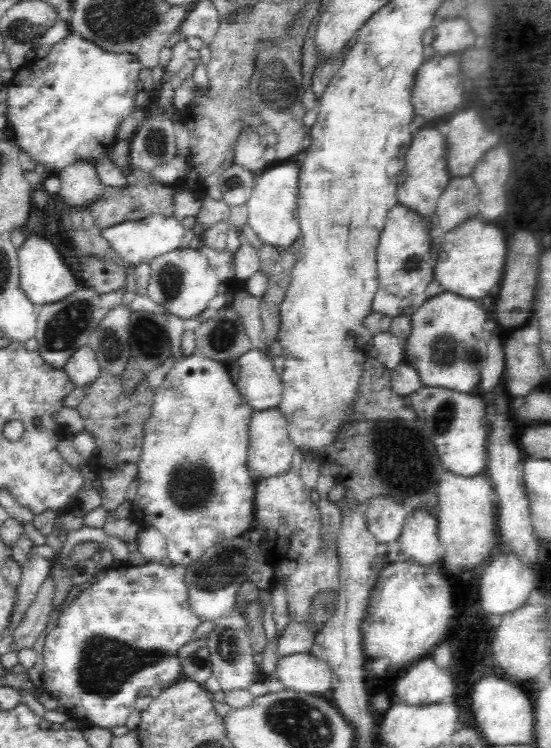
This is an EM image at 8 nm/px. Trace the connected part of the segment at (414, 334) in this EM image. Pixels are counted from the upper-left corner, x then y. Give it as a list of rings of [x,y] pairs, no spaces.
[[[442,292],[432,298],[427,298],[422,306],[415,308],[414,313],[410,316],[411,333],[404,340],[406,362],[413,366],[421,378],[421,383],[426,386],[443,386],[458,392],[470,392],[480,380],[484,358],[486,358],[486,346],[490,340],[490,332],[484,330],[484,326],[490,328],[488,314],[485,306],[480,306],[476,300],[462,298],[458,294]]]

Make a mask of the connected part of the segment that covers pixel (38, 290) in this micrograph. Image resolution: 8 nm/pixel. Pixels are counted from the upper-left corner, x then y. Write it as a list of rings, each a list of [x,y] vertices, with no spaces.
[[[34,232],[26,233],[22,244],[16,249],[16,254],[19,261],[20,287],[34,304],[58,302],[81,285],[79,275],[70,270],[58,248],[45,236]]]

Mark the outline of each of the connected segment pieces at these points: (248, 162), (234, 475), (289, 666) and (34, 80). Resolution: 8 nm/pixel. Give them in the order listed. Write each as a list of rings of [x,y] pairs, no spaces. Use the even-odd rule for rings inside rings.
[[[251,128],[242,130],[242,134],[237,138],[233,162],[255,174],[270,165],[265,159],[265,143]]]
[[[199,352],[186,354],[185,357],[174,363],[174,366],[170,368],[168,374],[164,377],[160,388],[158,388],[153,396],[152,408],[151,415],[148,417],[144,429],[143,449],[137,469],[140,486],[138,486],[136,498],[131,502],[132,517],[141,523],[142,526],[152,527],[162,534],[162,537],[166,540],[168,563],[189,567],[206,550],[210,550],[212,546],[216,546],[216,544],[229,539],[246,536],[250,529],[254,528],[254,496],[258,480],[252,479],[252,476],[250,476],[247,451],[249,445],[250,416],[254,410],[244,402],[242,395],[238,392],[237,385],[234,384],[230,377],[228,363],[206,358]]]
[[[296,653],[280,658],[274,676],[285,689],[321,695],[331,689],[333,672],[325,660],[309,653]]]
[[[69,34],[64,37],[60,42],[52,46],[52,51],[48,52],[48,56],[44,58],[38,58],[29,60],[15,71],[14,77],[7,83],[8,98],[7,98],[7,112],[6,117],[14,129],[13,140],[21,148],[22,151],[26,151],[37,164],[44,165],[48,169],[62,170],[66,166],[70,166],[74,163],[83,163],[84,161],[100,160],[104,157],[109,157],[113,144],[117,140],[116,132],[118,132],[118,126],[132,114],[132,111],[137,107],[135,100],[138,92],[138,73],[142,66],[138,61],[138,58],[134,54],[112,54],[103,50],[100,46],[89,42],[76,34]]]

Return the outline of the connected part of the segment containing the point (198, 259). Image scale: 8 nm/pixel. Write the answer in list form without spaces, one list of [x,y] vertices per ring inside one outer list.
[[[180,248],[159,254],[149,263],[151,265],[147,294],[154,302],[162,304],[167,310],[182,319],[192,319],[206,308],[206,304],[225,286],[216,277],[206,255],[199,249]]]

